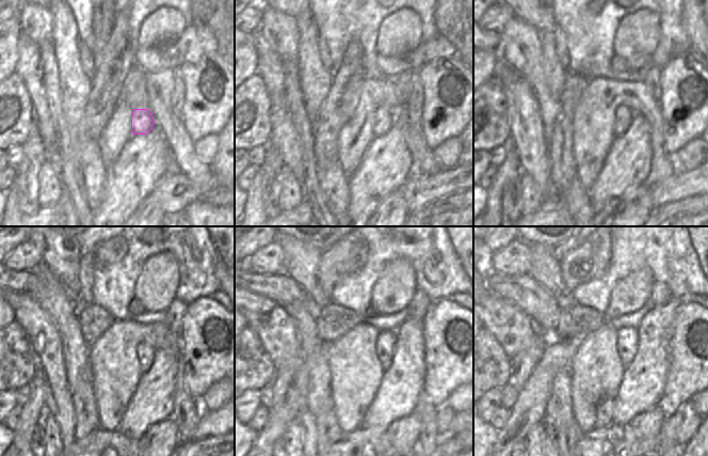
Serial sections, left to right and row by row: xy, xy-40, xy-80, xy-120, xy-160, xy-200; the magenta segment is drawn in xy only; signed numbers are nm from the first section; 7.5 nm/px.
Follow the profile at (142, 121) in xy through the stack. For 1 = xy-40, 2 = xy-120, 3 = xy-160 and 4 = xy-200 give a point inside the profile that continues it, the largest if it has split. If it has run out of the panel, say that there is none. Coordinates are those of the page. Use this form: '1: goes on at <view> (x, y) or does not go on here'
1: goes on at xy-40 (383, 116)
2: goes on at xy-120 (145, 350)
3: goes on at xy-160 (386, 341)
4: goes on at xy-200 (627, 336)

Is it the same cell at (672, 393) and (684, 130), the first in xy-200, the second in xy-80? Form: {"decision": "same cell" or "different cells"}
{"decision": "same cell"}

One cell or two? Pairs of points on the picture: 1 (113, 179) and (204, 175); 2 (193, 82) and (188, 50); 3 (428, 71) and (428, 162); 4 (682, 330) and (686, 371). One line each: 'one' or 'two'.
1: two
2: two
3: two
4: one

